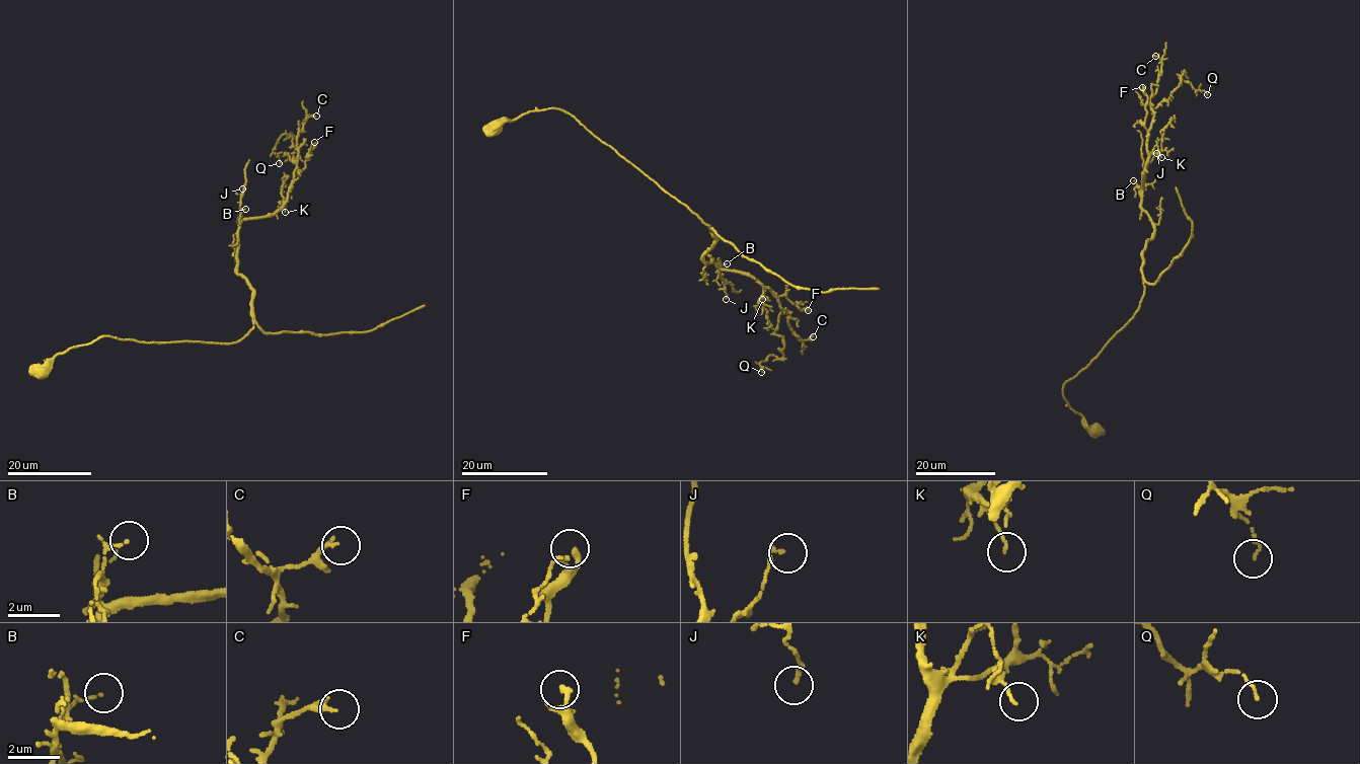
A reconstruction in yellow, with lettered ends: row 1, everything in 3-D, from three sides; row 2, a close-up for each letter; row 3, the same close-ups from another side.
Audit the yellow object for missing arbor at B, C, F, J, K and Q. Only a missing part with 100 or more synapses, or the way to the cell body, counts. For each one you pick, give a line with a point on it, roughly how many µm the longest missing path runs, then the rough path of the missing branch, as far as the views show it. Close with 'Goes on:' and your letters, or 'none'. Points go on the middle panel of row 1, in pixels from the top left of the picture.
Goes on: none

